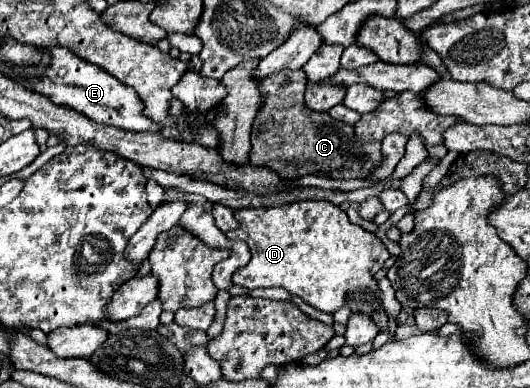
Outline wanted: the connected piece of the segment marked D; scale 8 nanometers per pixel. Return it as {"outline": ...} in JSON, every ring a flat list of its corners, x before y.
{"outline":[[294,201,282,207,248,207,236,209,238,229,228,231,228,239,240,239,250,247,252,259,250,263,236,271,234,283,246,289,258,287,284,287,292,295,304,299,308,305,316,309,324,309,326,313,334,313,342,305,348,305,352,311,372,315,380,307,380,289,374,279,374,273,382,269,384,261,390,257,386,245,364,231,362,227,350,223,344,209,330,201]]}

